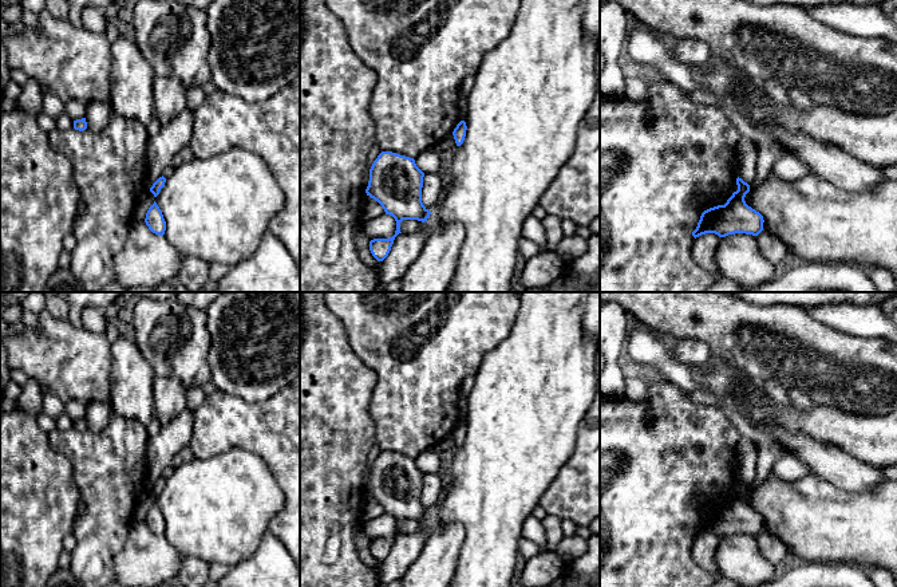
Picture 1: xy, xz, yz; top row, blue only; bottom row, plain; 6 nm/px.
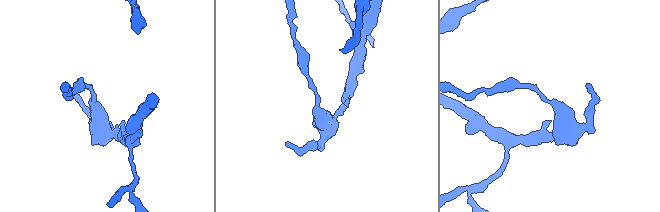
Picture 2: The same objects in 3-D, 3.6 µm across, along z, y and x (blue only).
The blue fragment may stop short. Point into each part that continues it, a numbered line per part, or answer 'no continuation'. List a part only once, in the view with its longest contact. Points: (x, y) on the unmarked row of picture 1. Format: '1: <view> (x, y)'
no continuation

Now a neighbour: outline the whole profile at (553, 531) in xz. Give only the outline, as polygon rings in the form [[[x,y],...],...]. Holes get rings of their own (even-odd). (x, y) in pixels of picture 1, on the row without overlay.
[[[546,515],[541,520],[544,529],[545,529],[545,537],[548,544],[548,551],[554,552],[558,543],[565,537],[561,527],[561,520],[556,516]]]

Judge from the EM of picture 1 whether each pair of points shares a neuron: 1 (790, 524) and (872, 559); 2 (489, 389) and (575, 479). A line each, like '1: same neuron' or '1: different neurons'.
1: same neuron
2: different neurons

